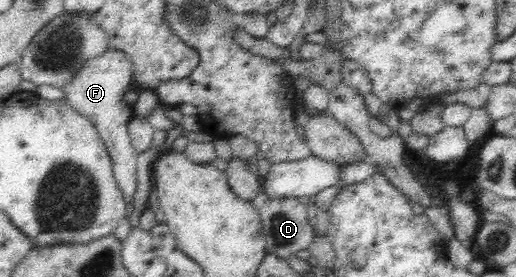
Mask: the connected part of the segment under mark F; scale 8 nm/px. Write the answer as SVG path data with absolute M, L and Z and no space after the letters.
M117 48L108 49L102 56L87 60L74 78L63 88L67 103L74 110L88 116L97 128L112 160L113 175L129 211L136 194L136 165L139 154L132 146L127 129L135 112L131 105L122 101L122 92L134 88L132 67L132 61L125 52Z

